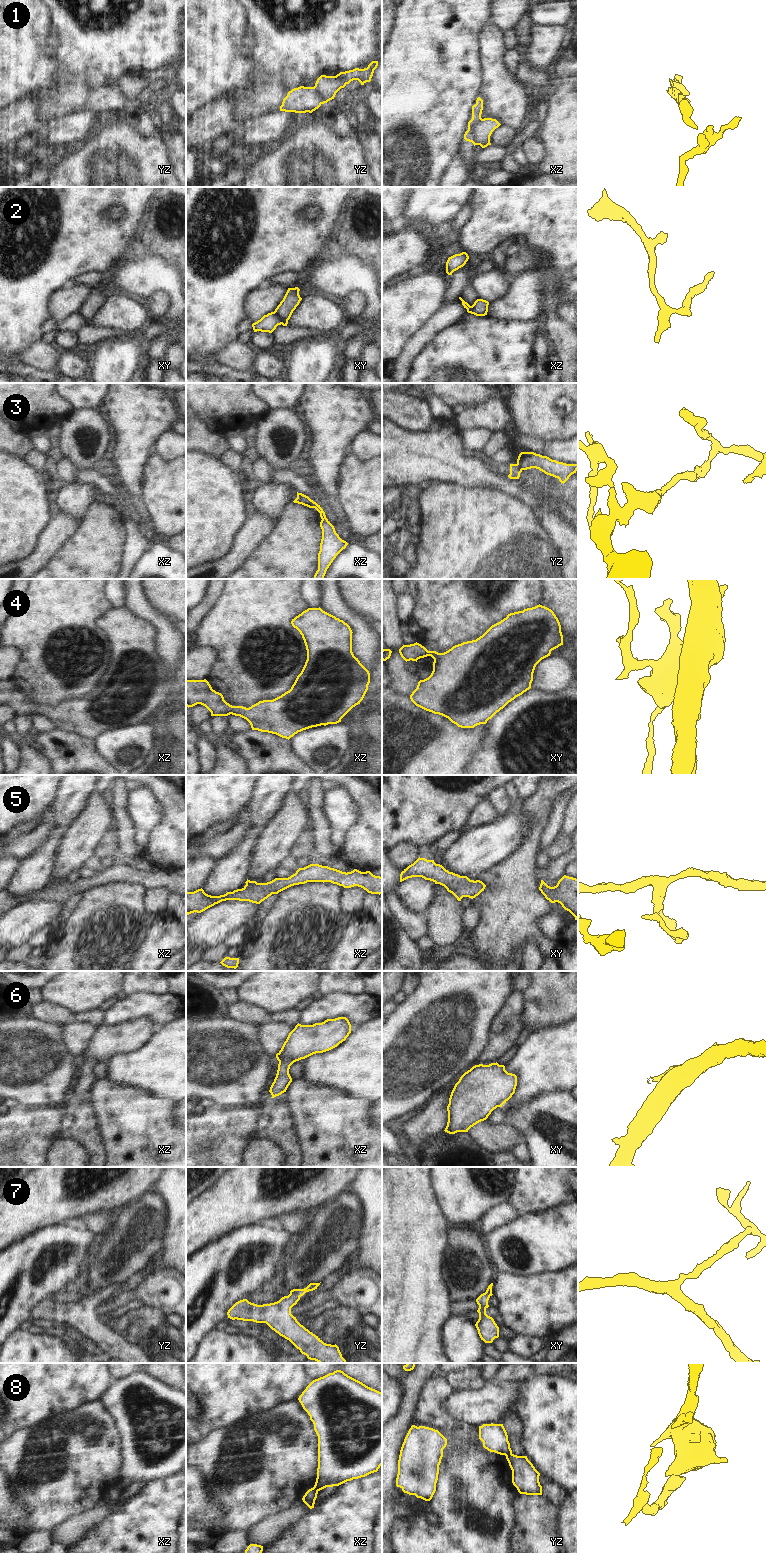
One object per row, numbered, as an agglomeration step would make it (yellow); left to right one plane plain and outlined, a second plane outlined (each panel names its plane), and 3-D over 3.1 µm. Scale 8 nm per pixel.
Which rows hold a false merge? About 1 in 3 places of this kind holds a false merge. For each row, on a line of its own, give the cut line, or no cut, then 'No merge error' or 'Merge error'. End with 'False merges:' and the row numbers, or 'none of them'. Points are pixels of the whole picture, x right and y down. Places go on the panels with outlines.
1: Split along xz (481, 118), (472, 128), (473, 139), (471, 141). Merge error
2: Split along xy (273, 312), (281, 323). Merge error
3: Split along yz (516, 464), (521, 470). Merge error
4: No split. No merge error
5: No split. No merge error
6: Split along xz (294, 1061), (284, 1057), (279, 1062). Merge error
7: No split. No merge error
8: Split along xz (313, 1487), (319, 1490). Merge error
False merges: 1, 2, 3, 6, 8.

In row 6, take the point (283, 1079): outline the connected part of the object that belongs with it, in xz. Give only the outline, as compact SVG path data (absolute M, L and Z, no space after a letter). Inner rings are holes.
M284 1057L278 1064L278 1070L274 1082L272 1083L269 1092L272 1097L281 1095L286 1092L288 1086L292 1082L289 1074L290 1066L294 1063L292 1059Z

